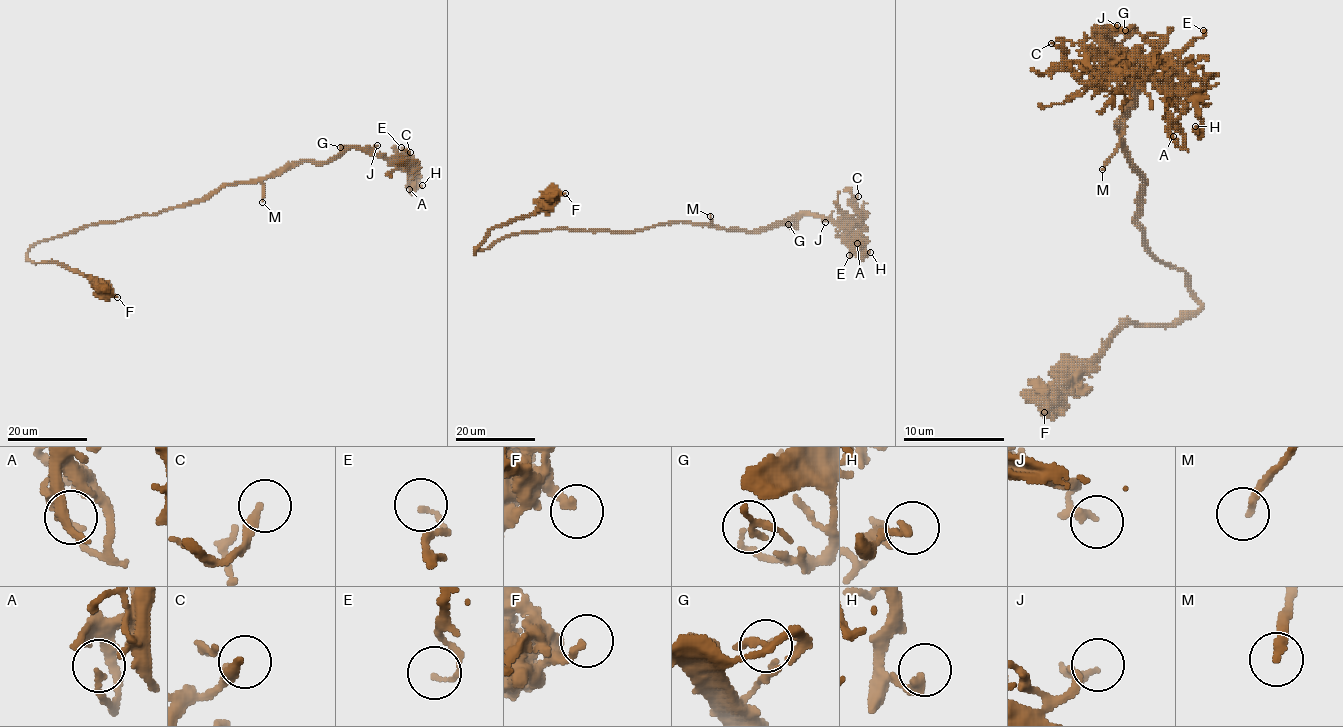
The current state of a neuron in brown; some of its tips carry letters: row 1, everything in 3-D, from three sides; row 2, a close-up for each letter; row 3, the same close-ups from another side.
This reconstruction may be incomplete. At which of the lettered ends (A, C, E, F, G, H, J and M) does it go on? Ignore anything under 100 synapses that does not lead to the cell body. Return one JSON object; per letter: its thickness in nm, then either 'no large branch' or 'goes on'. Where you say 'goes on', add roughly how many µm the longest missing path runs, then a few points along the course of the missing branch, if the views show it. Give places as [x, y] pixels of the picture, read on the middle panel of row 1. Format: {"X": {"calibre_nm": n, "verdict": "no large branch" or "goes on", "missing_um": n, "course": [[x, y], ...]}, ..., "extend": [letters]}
{"A": {"calibre_nm": 150, "verdict": "no large branch"}, "C": {"calibre_nm": 260, "verdict": "no large branch"}, "E": {"calibre_nm": 120, "verdict": "no large branch"}, "F": {"calibre_nm": 240, "verdict": "no large branch"}, "G": {"calibre_nm": 130, "verdict": "no large branch"}, "H": {"calibre_nm": 240, "verdict": "no large branch"}, "J": {"calibre_nm": 220, "verdict": "no large branch"}, "M": {"calibre_nm": 200, "verdict": "goes on", "missing_um": 40}, "extend": ["M"]}

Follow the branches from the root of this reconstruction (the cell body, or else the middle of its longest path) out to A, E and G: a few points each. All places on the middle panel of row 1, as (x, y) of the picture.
A: (630, 230), (691, 222), (752, 231), (800, 216), (819, 216), (848, 229), (861, 241), (859, 247), (857, 243)
E: (630, 230), (691, 222), (752, 231), (787, 223), (800, 216), (819, 216), (849, 232), (849, 255)
G: (630, 230), (671, 222), (711, 223), (751, 231), (787, 223), (793, 226), (788, 224)

